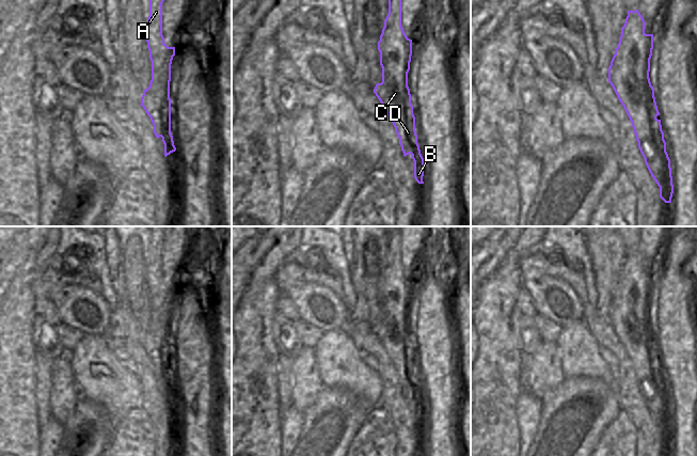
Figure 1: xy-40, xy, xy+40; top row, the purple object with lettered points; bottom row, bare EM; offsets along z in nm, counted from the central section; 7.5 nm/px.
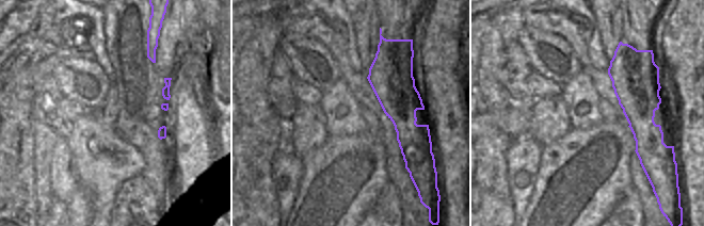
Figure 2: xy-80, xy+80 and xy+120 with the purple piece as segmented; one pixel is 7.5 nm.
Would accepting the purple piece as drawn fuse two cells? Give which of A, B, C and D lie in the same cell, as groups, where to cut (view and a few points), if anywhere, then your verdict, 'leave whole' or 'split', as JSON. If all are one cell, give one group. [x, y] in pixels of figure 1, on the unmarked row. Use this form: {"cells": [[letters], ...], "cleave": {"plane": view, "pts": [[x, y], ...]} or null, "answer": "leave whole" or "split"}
{"cells": [["A", "B", "C", "D"]], "cleave": null, "answer": "leave whole"}

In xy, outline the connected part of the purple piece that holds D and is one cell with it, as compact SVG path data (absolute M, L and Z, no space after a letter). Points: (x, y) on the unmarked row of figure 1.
M399 230L389 233L389 253L378 281L378 289L382 321L376 324L374 332L395 366L403 395L412 394L415 420L424 423L424 397L417 382L415 356L408 326L412 279L407 277L401 266Z

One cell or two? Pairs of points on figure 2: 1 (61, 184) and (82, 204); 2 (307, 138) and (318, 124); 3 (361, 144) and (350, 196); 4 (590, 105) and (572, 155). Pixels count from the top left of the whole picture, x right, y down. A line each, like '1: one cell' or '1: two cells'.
1: two cells
2: one cell
3: one cell
4: two cells

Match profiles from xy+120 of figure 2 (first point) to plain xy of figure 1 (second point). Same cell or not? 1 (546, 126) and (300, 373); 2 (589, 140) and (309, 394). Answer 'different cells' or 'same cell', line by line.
1: same cell
2: different cells

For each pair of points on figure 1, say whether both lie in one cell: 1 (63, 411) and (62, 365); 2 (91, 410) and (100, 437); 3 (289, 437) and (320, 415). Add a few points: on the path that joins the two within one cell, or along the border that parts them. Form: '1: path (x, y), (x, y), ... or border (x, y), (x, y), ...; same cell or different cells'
1: path (63, 399), (63, 377); same cell
2: path (91, 417), (96, 424), (96, 430); same cell
3: border (303, 412), (303, 427), (296, 444); different cells

